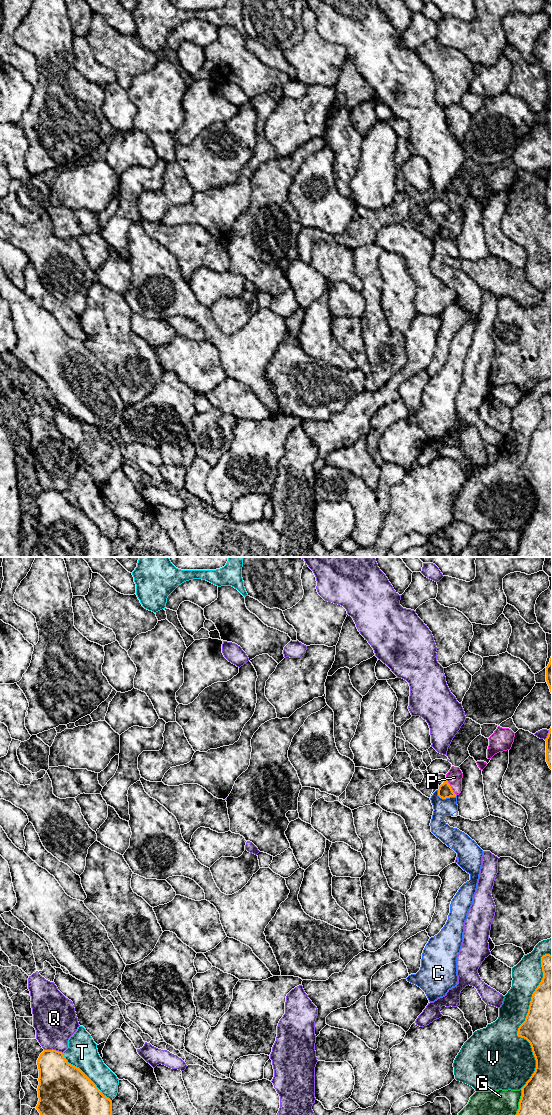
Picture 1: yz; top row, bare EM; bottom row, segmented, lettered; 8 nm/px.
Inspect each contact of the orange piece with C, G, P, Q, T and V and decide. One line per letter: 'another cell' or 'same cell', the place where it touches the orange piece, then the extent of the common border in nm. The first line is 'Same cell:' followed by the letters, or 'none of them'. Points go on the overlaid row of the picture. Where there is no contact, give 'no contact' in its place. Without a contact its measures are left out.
Same cell: P
C: another cell | yz (445, 798) | 170 nm
G: another cell | yz (519, 1102) | 220 nm
P: same cell | yz (450, 787) | 170 nm
Q: another cell | yz (52, 1049) | 160 nm
T: another cell | yz (86, 1076) | 550 nm
V: another cell | yz (524, 1021) | 1100 nm

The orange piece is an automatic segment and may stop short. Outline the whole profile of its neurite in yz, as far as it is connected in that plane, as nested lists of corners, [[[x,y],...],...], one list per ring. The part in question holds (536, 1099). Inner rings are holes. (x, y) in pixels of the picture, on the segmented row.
[[[552,955],[541,957],[541,967],[543,978],[532,994],[525,1021],[517,1031],[518,1037],[530,1043],[536,1068],[521,1088],[522,1096],[516,1115],[552,1115]]]

